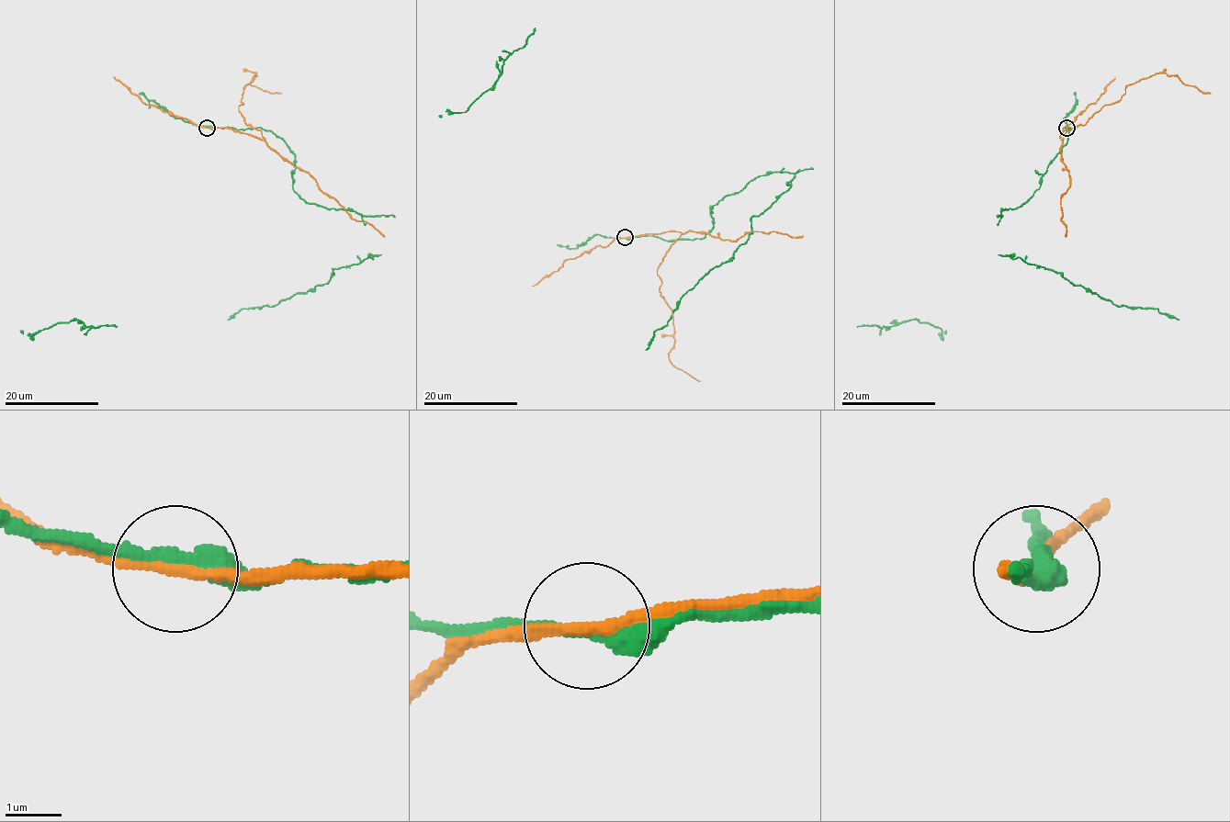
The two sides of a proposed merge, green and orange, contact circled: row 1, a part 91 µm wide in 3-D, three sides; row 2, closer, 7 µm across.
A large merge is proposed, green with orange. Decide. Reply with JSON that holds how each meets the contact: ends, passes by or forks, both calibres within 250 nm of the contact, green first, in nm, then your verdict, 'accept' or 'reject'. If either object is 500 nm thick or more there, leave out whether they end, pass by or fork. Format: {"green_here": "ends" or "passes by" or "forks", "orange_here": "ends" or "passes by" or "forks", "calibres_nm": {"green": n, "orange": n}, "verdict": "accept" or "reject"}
{"green_here": "passes by", "orange_here": "passes by", "calibres_nm": {"green": 320, "orange": 200}, "verdict": "reject"}

